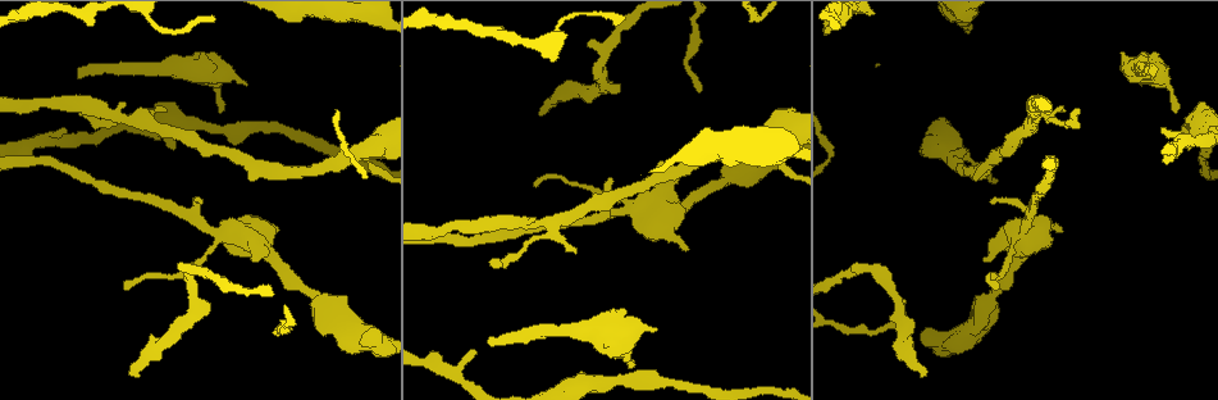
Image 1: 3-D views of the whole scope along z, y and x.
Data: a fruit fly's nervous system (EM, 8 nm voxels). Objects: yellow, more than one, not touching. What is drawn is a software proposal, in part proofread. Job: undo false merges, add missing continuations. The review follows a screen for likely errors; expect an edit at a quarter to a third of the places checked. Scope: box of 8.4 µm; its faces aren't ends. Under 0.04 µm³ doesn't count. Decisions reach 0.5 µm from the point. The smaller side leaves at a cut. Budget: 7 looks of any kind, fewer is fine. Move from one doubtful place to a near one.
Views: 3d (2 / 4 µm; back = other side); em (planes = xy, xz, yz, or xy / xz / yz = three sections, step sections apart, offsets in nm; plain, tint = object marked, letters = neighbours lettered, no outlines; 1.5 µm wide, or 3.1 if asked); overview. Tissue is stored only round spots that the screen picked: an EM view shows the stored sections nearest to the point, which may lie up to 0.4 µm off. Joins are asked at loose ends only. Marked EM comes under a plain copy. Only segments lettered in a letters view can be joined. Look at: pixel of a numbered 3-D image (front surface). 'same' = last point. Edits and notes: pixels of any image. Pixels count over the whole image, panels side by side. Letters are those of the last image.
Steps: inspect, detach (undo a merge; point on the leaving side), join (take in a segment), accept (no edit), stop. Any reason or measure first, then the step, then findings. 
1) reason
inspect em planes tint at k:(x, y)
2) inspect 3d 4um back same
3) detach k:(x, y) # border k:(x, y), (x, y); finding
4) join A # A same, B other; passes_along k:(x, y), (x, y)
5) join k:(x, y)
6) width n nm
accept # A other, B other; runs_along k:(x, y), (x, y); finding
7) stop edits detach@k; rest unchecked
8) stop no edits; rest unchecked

branch stops here
inspect 3d 4um at 1:(541, 114)

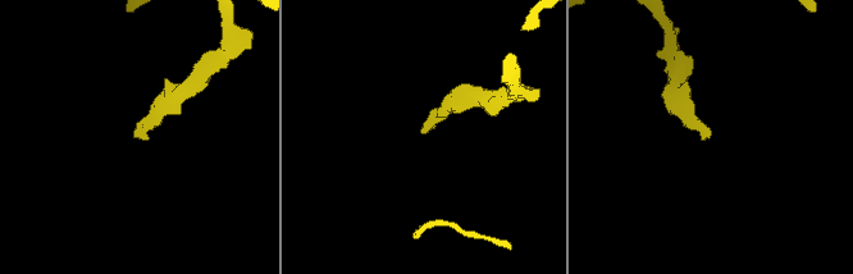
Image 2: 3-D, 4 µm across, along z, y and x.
now the EM
inspect em xy step 8 letters at 2:(138, 134)

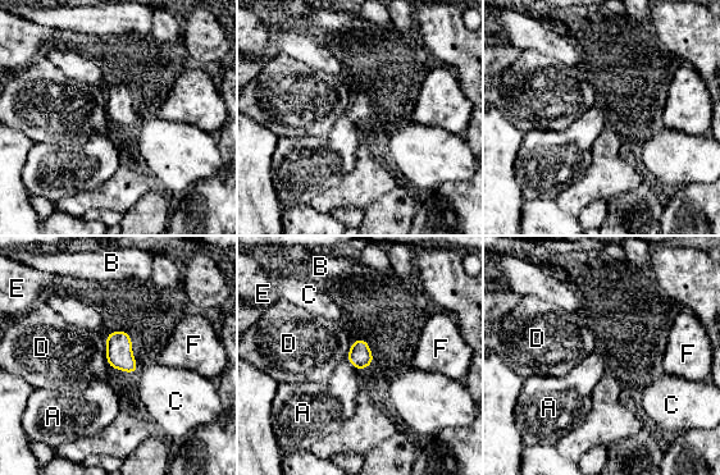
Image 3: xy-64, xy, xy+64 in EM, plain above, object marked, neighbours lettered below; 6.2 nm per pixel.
another direction
inspect em planes letters same

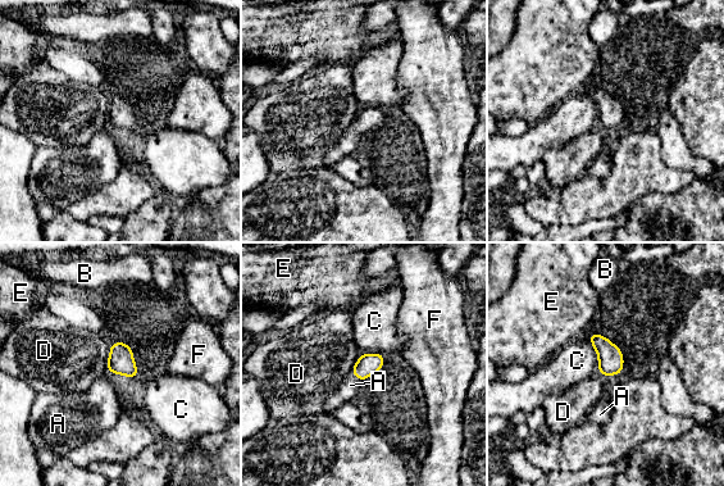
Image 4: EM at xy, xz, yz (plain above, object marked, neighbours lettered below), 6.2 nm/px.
longest_contact C 240 nm
join A # A same, B other, C other, D other, E other, F other; it goes on there

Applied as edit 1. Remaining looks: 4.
an open end
inspect em yz step 4 tint at 1:(1060, 231)

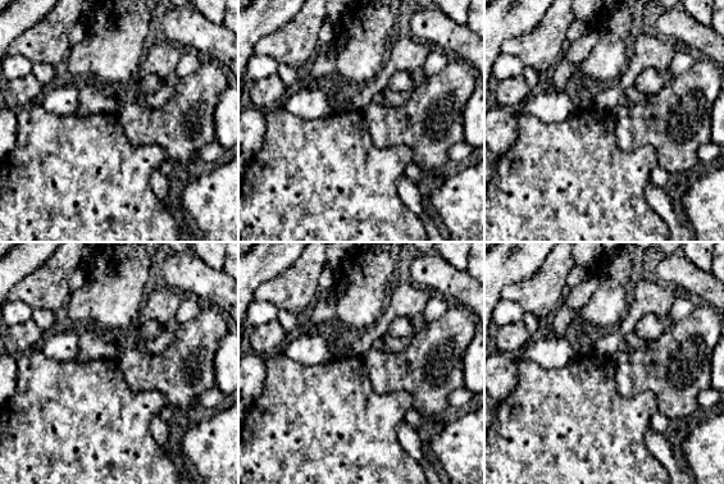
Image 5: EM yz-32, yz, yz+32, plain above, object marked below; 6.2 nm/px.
cut it another way
inspect em planes letters same

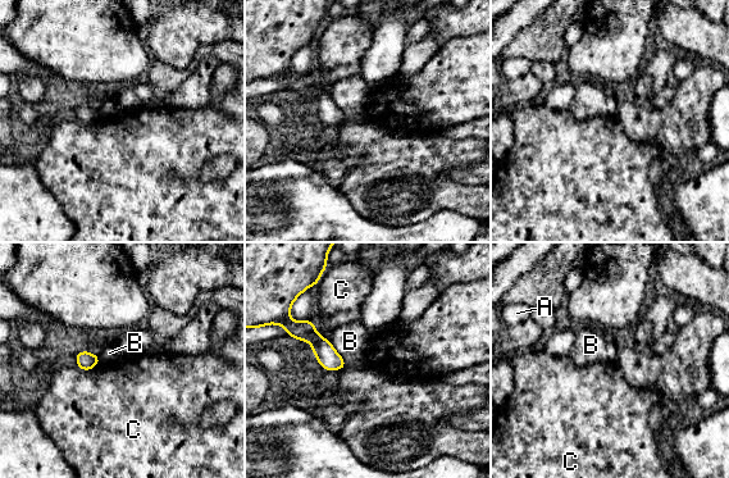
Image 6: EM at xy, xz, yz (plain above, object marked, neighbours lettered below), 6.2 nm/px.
width 120 nm
accept # A other, B other, C other; none of them fits

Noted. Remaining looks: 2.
free end
inspect em planes letters at 1:(246, 84)

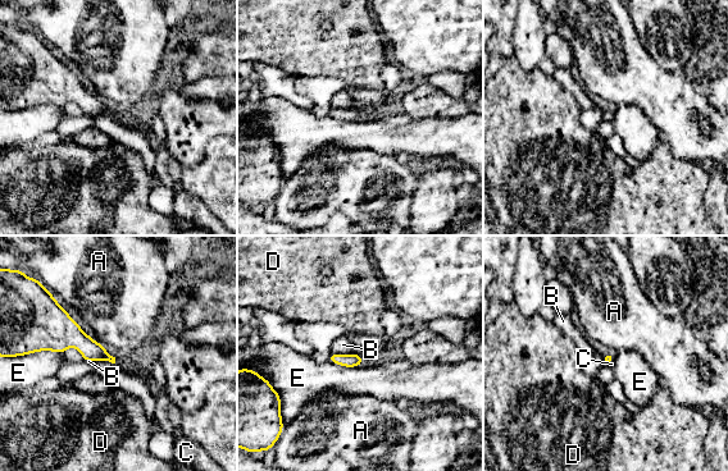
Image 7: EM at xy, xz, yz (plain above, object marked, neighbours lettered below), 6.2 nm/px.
longest_contact E 240 nm
join C # A other, B other, C same, D other, E other; passes_along 7:(91, 351), (112, 362), (118, 365); it goes on there

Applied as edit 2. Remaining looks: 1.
stop edits join@4, join@7; rest unchecked

